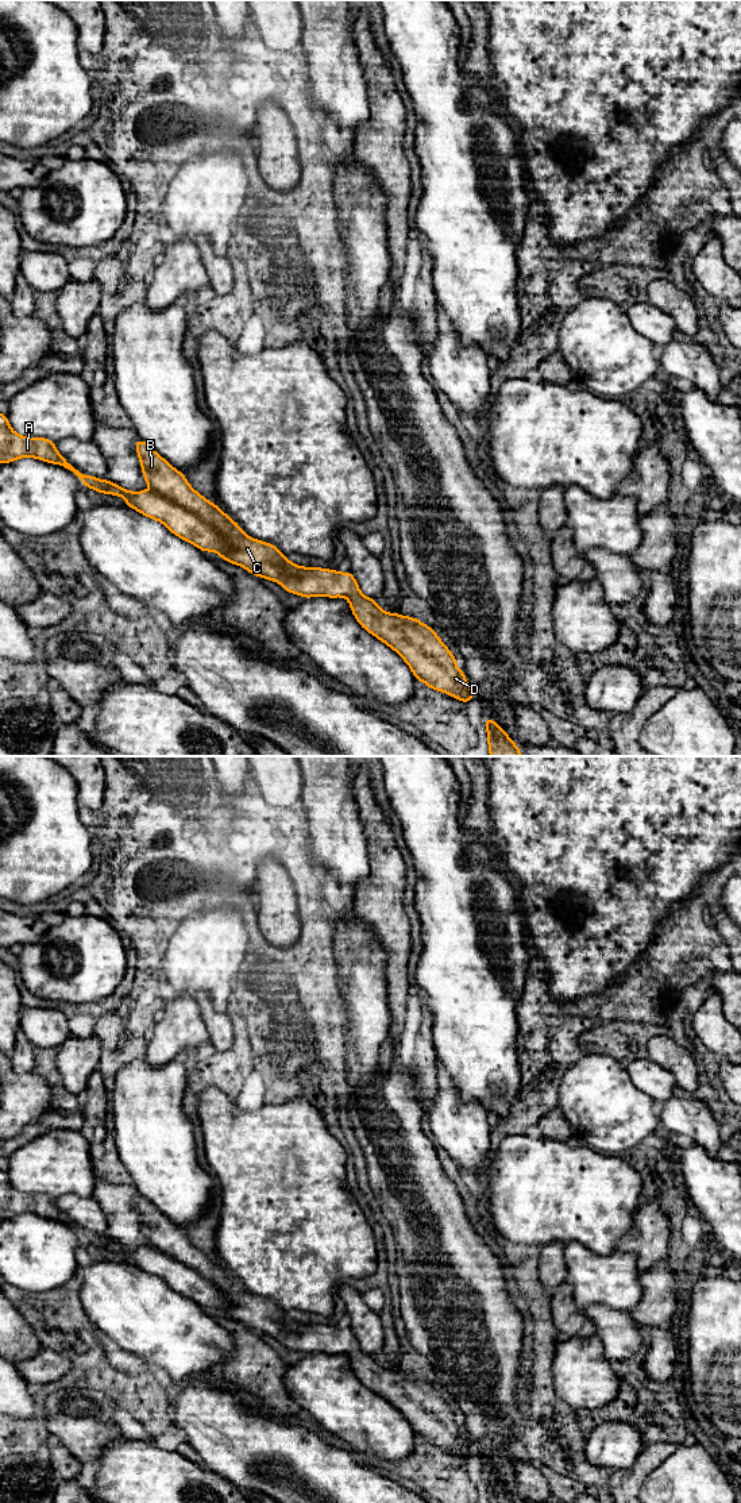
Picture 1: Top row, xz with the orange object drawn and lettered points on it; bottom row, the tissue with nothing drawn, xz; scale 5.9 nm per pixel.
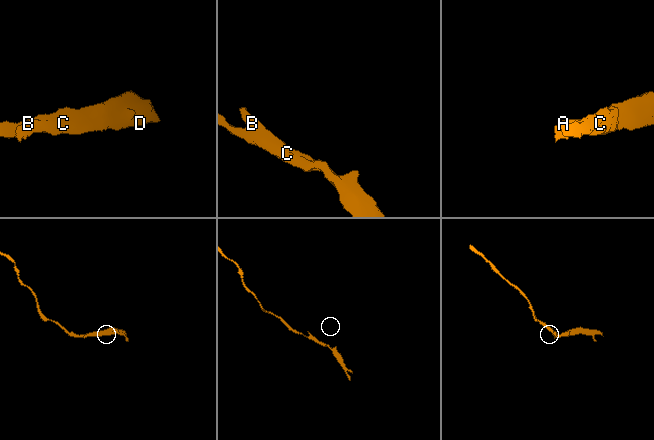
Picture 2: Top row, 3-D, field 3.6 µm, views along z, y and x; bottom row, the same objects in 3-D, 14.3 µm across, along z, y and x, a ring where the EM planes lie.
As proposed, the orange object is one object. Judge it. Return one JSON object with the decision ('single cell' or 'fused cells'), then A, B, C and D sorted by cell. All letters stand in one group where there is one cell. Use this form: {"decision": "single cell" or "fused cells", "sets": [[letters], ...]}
{"decision": "single cell", "sets": [["A", "B", "C", "D"]]}

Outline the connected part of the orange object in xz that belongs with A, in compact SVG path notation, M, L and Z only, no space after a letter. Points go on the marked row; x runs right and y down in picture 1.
M0 413L1 465L24 456L61 465L73 471L85 487L123 497L127 506L165 524L171 533L202 552L217 552L221 559L244 567L250 574L278 582L292 594L305 598L344 597L362 628L393 648L410 667L416 681L464 705L475 698L464 673L456 667L456 658L431 627L414 617L383 612L375 600L360 593L350 571L300 567L274 544L247 536L238 523L197 493L185 475L150 444L139 439L135 447L150 490L130 492L107 479L81 474L59 455L55 442L16 433L7 415Z

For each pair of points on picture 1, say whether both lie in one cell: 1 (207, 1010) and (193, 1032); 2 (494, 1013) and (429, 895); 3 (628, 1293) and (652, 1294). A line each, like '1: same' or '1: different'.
1: different
2: same
3: different

